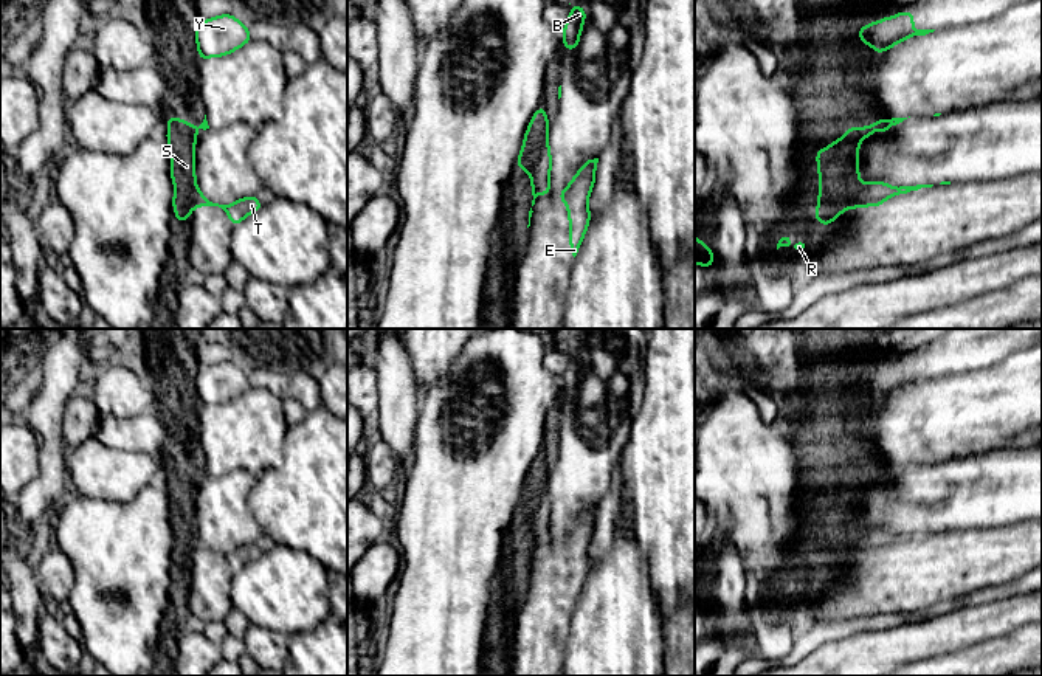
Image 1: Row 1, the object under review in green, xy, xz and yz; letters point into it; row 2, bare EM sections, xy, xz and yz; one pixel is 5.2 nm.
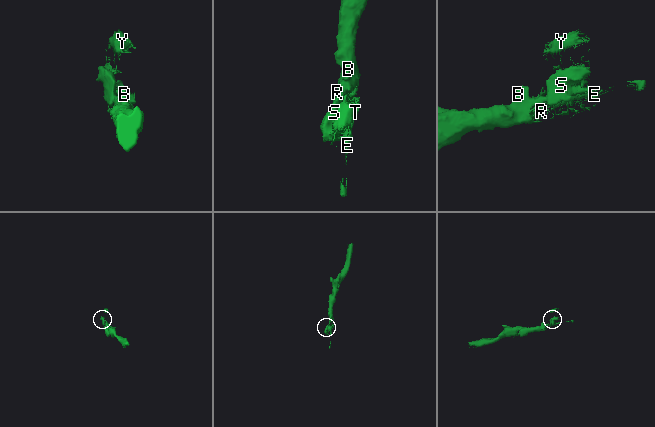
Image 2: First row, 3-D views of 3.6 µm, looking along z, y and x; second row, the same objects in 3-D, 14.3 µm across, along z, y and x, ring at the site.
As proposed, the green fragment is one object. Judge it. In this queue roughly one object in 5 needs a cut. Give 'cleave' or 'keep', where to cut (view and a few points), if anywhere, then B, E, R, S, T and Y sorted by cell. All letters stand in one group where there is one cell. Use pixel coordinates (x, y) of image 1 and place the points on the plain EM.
cleave; cut xz (546, 484), (532, 531); groups B E R T Y / S

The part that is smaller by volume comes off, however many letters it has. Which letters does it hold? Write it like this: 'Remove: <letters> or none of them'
Remove: S

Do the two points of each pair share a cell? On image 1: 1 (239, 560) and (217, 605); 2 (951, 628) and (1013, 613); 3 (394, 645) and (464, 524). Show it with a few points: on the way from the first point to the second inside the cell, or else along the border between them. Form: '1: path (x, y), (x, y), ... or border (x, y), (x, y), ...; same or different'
1: path (228, 569), (217, 580), (217, 594); same
2: path (966, 627), (997, 617); same
3: path (424, 616), (444, 596), (451, 554); same

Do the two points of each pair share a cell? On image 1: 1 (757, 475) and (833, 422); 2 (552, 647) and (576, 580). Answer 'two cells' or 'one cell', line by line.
1: two cells
2: one cell

